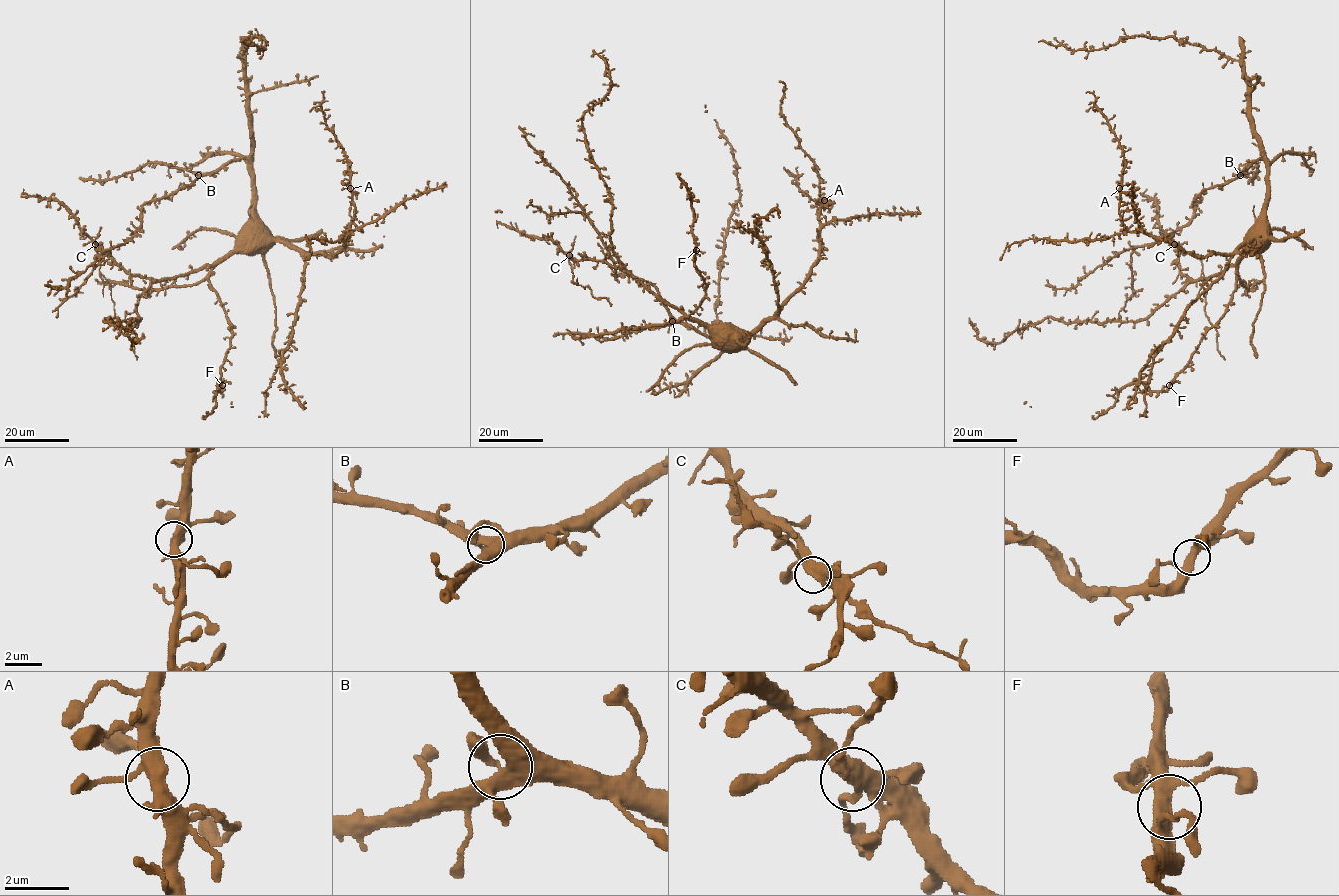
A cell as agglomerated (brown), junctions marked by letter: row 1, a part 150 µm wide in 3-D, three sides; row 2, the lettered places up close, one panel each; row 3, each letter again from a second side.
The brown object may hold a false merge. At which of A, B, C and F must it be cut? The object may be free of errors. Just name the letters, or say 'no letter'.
C

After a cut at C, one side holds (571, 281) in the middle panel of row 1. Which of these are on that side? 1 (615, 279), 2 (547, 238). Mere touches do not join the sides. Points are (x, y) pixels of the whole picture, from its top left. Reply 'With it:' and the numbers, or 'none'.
With it: none

